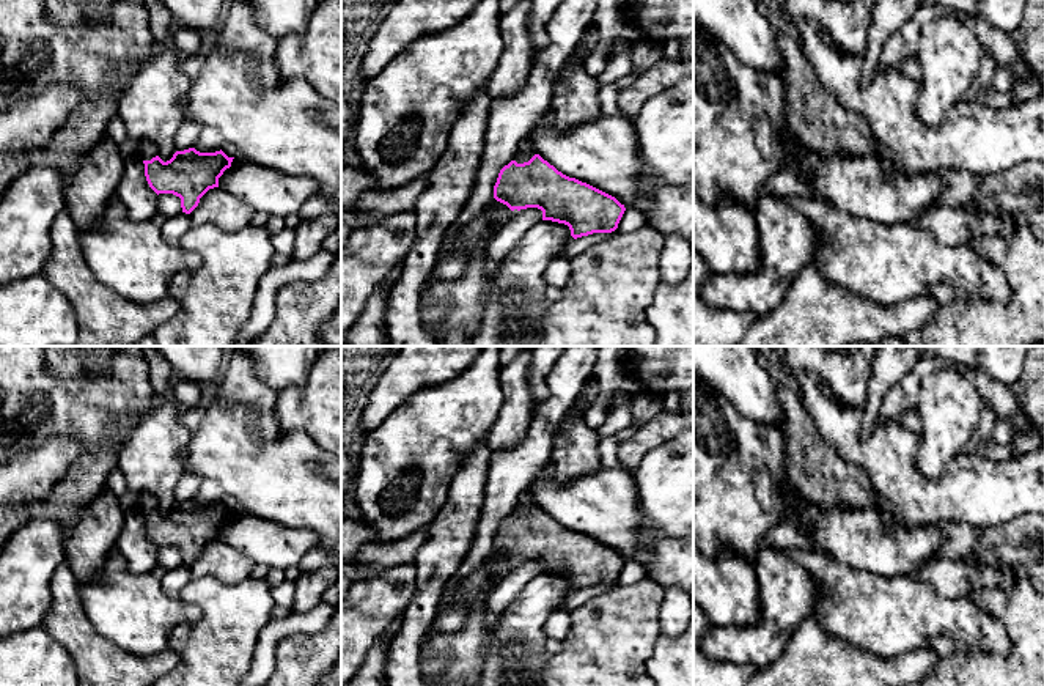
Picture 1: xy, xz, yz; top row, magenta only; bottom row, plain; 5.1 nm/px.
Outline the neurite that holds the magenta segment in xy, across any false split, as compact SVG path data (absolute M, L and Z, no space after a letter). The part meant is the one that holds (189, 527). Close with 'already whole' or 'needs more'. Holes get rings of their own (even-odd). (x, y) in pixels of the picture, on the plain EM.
M140 496L138 508L145 516L145 529L149 540L159 546L173 546L181 551L182 565L190 566L200 551L214 540L219 530L231 519L234 510L228 510L222 502L215 505L200 505L195 500L176 503L164 514L151 496Z | needs more

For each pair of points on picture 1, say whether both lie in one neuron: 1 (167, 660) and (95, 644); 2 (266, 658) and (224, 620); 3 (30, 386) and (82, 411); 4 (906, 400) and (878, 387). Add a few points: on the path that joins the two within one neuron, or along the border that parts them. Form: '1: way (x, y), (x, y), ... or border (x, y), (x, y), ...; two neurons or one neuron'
1: way (150, 666), (117, 666), (112, 661); one neuron
2: border (272, 619), (258, 636), (253, 661), (249, 669); two neurons
3: way (43, 389), (49, 390), (63, 405), (69, 405); one neuron
4: border (912, 368), (890, 387), (876, 420); two neurons

